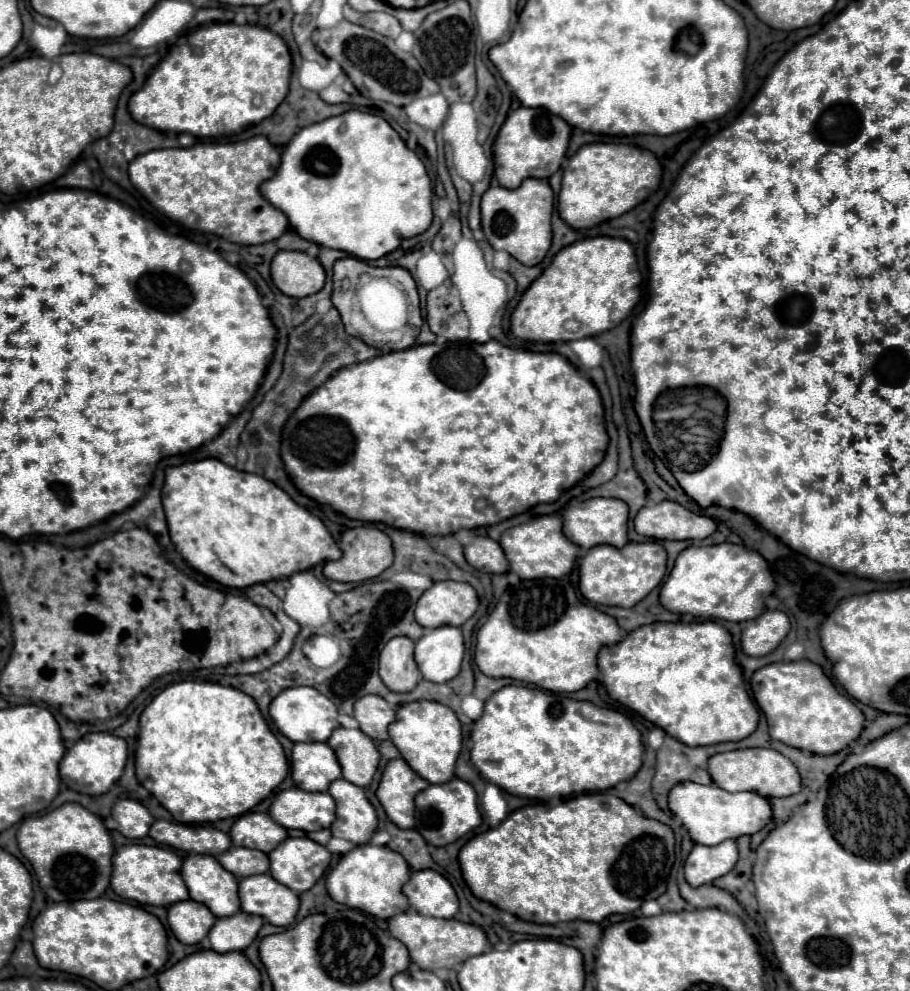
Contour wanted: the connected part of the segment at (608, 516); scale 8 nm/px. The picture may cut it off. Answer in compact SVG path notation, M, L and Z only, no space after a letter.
M595 497L589 501L583 501L573 507L563 509L563 527L565 535L573 539L573 543L579 545L581 553L589 551L595 545L613 545L613 547L623 547L629 543L627 537L627 521L629 521L629 507L621 499L605 499L605 497Z

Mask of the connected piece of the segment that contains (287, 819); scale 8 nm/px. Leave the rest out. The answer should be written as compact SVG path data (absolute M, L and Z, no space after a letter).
M299 787L279 791L271 803L269 815L285 829L319 831L335 820L336 804L329 793L307 793Z

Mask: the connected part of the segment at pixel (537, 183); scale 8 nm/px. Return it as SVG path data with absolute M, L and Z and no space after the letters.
M525 179L517 191L491 187L481 199L481 229L495 251L507 251L519 263L533 267L543 261L551 247L553 191L545 179Z

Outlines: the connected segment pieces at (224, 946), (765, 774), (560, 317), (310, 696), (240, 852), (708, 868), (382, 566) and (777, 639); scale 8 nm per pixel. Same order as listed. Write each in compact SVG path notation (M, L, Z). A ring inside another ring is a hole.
M245 911L231 917L221 917L209 931L211 947L217 953L243 951L255 941L261 925L263 919L259 915L249 915Z
M755 747L717 753L709 759L709 775L713 783L725 791L753 791L761 797L787 797L799 793L801 789L797 767L787 757L769 748Z
M615 237L577 241L559 251L553 263L523 293L511 315L511 333L519 339L543 343L595 337L617 327L631 313L641 297L639 285L641 273L629 241ZM569 319L581 323L579 331L565 331L563 323Z
M289 687L281 691L269 705L271 719L279 733L283 733L293 743L311 743L311 741L327 741L329 735L339 727L339 713L331 699L319 693L313 687Z
M231 847L225 855L219 857L219 863L237 877L249 877L269 871L269 857L263 851L247 847Z
M727 839L717 847L695 845L685 861L685 879L691 887L707 885L727 875L737 865L737 859L739 851L733 839Z
M355 527L347 529L341 537L343 557L339 561L327 561L323 567L323 575L333 581L365 581L381 575L393 563L393 547L391 539L379 531L377 527Z
M765 611L753 621L745 623L741 635L743 653L761 657L771 653L789 633L789 617L783 611Z

